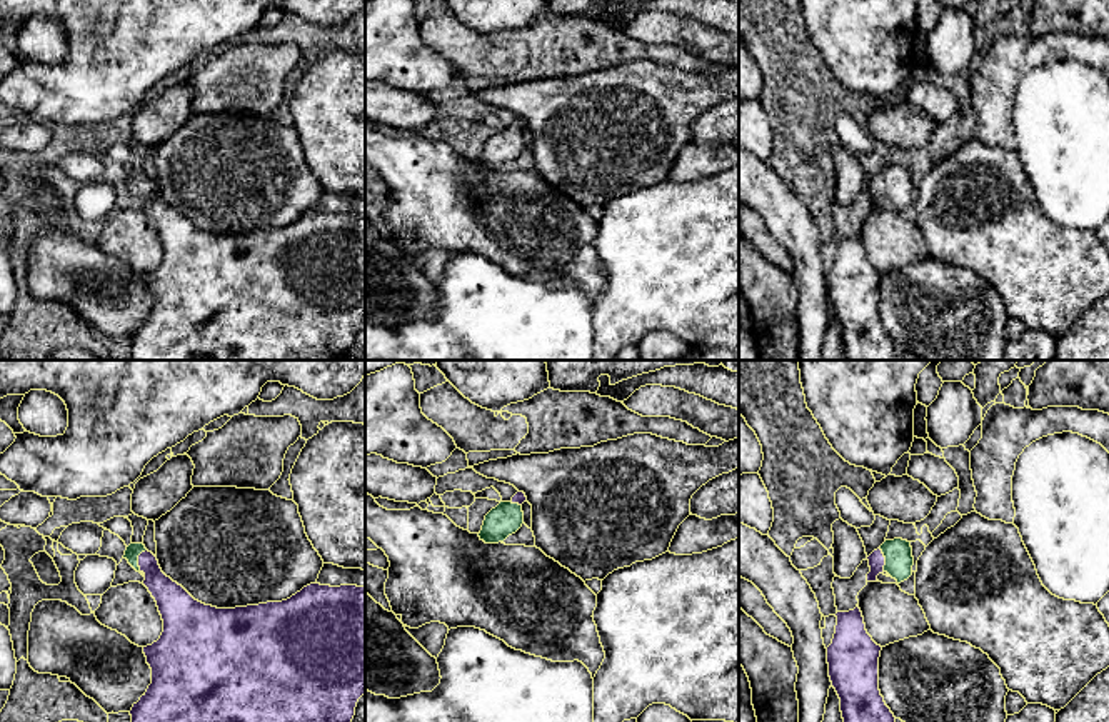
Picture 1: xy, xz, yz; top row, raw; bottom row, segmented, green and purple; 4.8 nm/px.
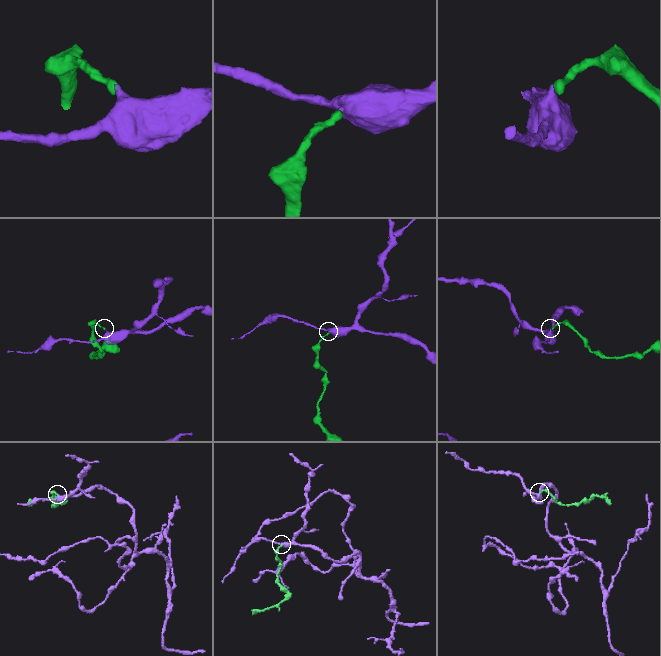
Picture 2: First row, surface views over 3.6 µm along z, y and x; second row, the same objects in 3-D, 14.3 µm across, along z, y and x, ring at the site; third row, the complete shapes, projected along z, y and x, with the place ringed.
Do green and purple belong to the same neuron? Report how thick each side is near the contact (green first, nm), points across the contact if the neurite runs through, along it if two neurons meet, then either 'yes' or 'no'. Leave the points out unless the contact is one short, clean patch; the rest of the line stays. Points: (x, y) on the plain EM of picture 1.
calibres 70 and 160 nm; way xy (132, 179), (137, 187), (172, 225); yes

